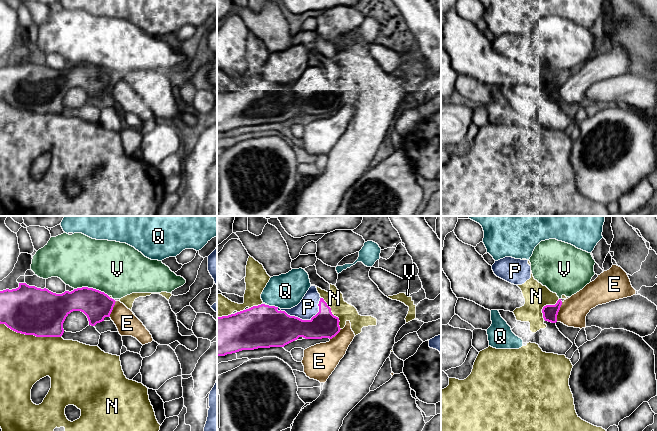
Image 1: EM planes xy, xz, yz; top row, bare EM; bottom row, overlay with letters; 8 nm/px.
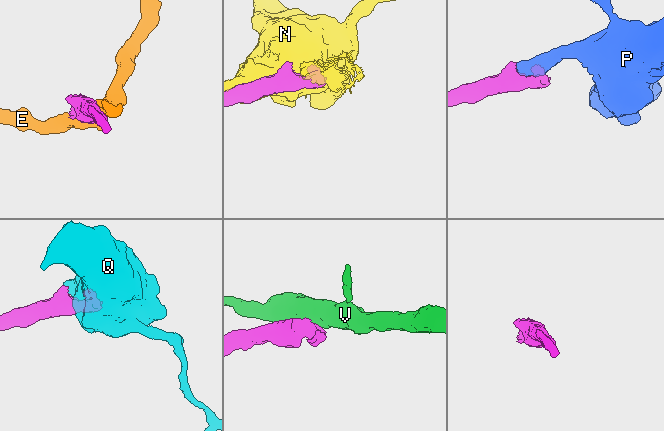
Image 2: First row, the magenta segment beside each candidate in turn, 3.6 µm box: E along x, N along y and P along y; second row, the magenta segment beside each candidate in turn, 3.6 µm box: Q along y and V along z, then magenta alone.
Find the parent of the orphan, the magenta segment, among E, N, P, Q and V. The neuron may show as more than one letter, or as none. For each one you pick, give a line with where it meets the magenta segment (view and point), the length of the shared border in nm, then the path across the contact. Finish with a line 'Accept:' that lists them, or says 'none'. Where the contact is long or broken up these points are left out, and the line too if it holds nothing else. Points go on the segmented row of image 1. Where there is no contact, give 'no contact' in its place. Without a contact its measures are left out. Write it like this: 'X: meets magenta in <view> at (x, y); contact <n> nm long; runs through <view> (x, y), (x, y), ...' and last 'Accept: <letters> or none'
P: meets magenta in xz at (304, 320); contact 380 nm long
Accept: P

